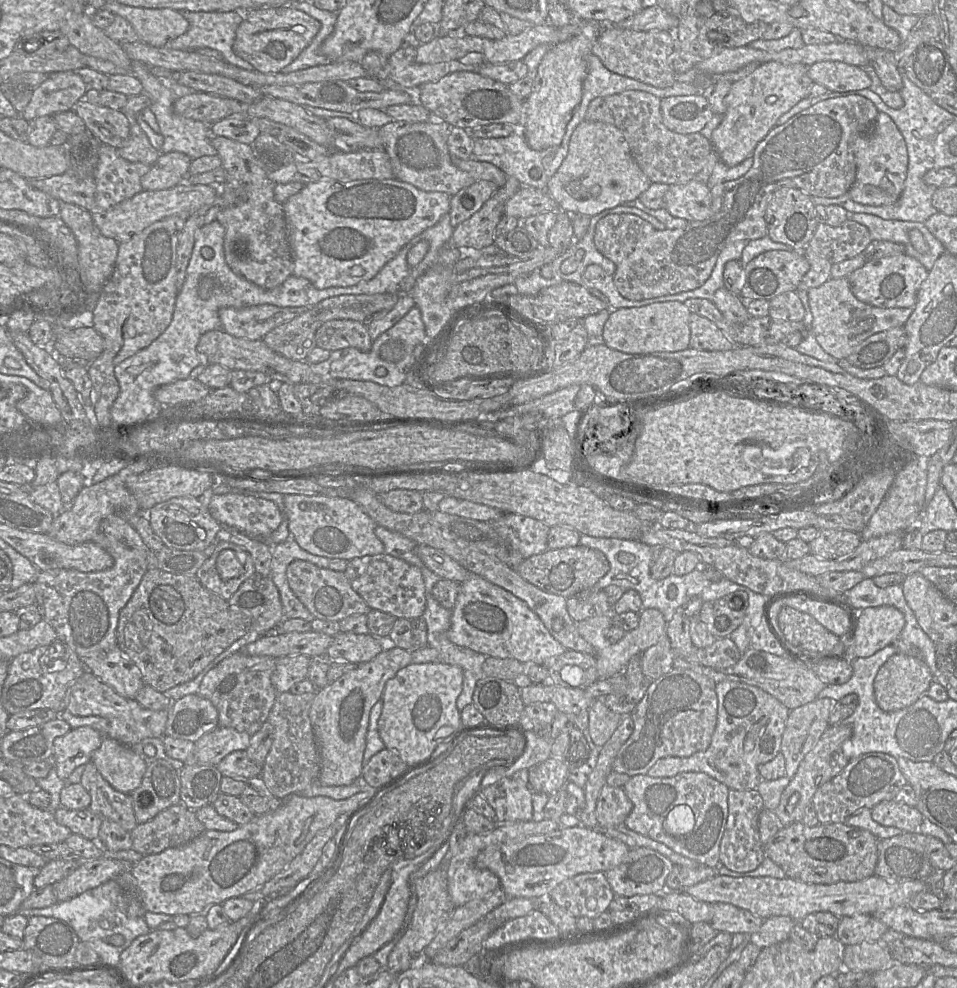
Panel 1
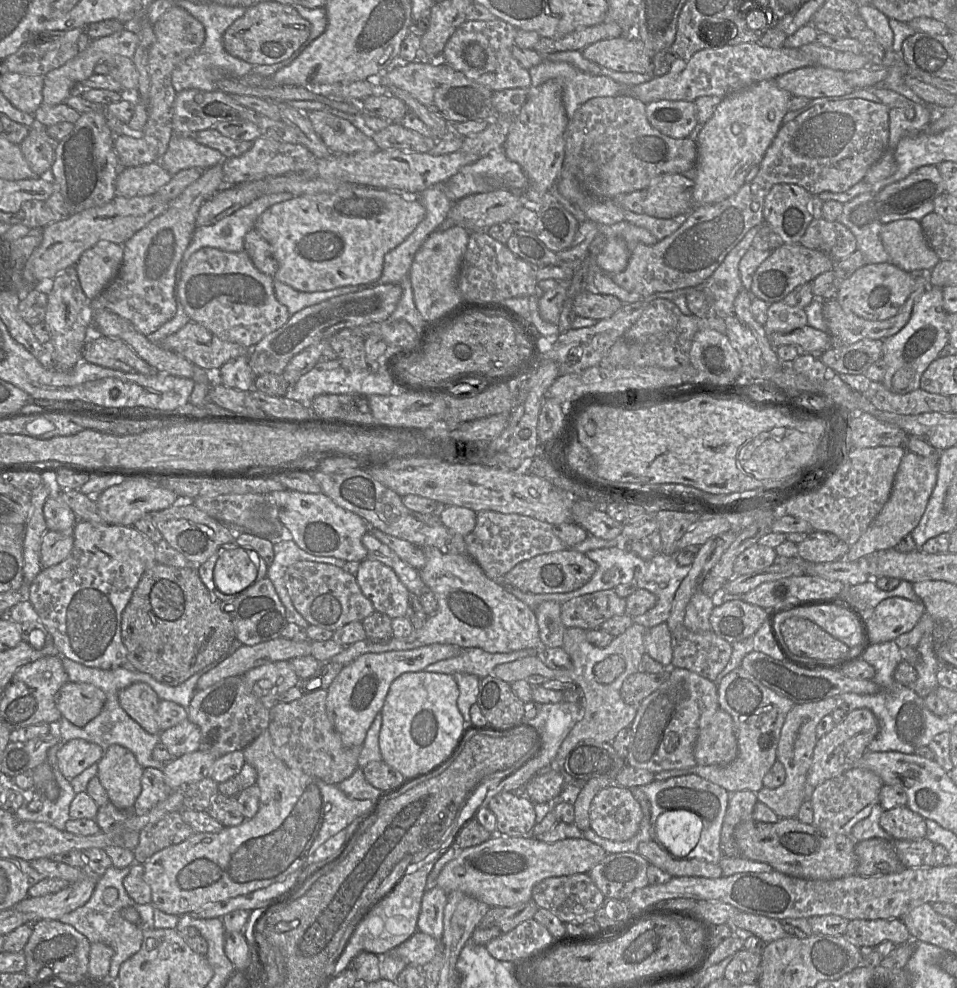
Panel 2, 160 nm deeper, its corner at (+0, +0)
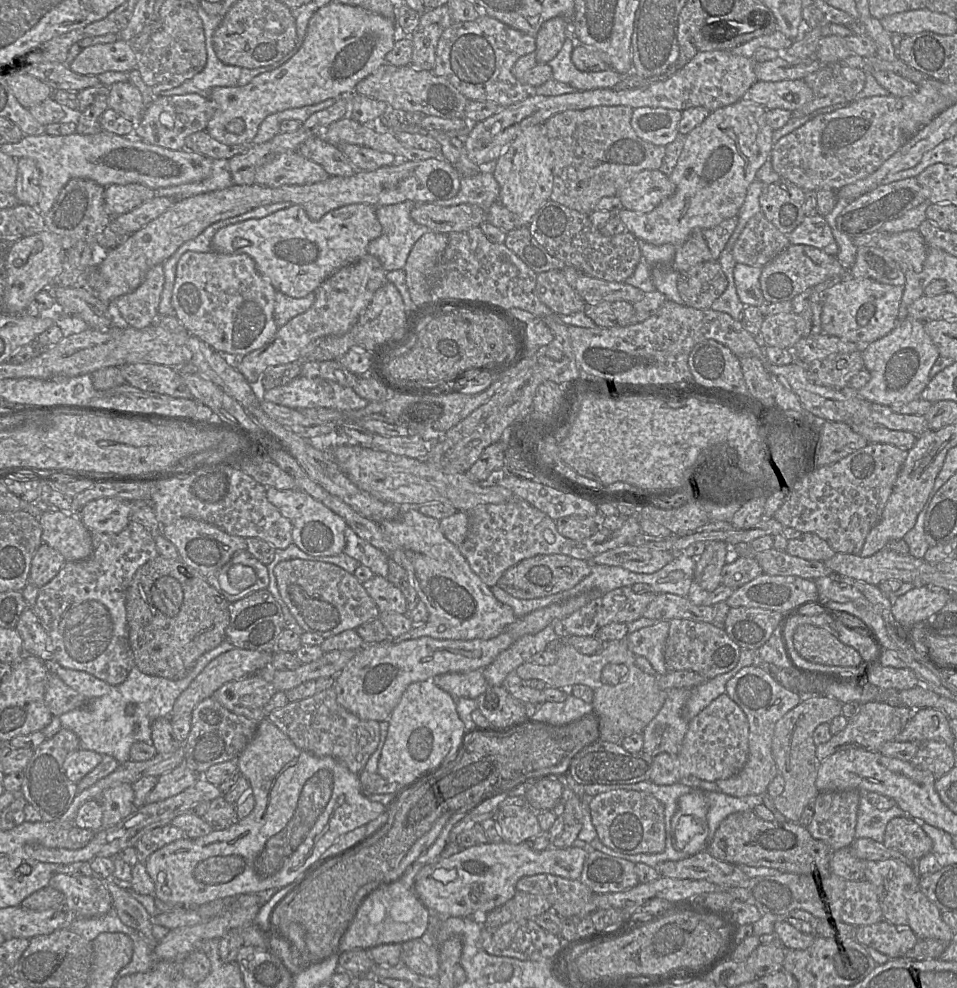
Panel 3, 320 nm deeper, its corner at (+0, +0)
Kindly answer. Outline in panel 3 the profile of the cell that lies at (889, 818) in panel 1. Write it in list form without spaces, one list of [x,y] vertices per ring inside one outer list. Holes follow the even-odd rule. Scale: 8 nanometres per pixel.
[[[895,817],[885,830],[884,845],[901,852],[910,863],[932,852],[932,840],[913,819]]]

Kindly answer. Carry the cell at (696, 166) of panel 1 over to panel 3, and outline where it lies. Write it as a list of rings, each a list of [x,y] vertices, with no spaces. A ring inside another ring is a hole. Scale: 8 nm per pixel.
[[[597,106],[567,110],[543,124],[554,157],[550,199],[589,215],[603,197],[618,196],[629,181],[643,170],[658,170],[665,147],[639,138],[631,126],[634,109],[628,106]]]

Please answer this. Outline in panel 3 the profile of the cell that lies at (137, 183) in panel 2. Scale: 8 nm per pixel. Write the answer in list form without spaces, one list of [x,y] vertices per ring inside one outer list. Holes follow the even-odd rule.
[[[138,183],[105,187],[104,202],[111,218],[127,213],[156,196],[156,190]]]

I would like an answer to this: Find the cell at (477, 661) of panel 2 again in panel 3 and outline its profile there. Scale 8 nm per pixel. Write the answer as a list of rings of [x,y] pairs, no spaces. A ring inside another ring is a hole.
[[[478,669],[465,673],[445,673],[433,677],[433,681],[437,687],[449,693],[454,699],[456,704],[456,699],[458,698],[469,698],[477,699],[482,693],[488,688],[488,683],[484,677],[484,669]]]

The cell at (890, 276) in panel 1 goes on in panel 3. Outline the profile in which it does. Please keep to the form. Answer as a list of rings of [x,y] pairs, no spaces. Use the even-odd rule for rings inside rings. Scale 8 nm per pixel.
[[[846,276],[825,292],[821,312],[822,333],[856,343],[859,346],[868,345],[895,329],[898,324],[898,312],[903,293],[904,286]]]

